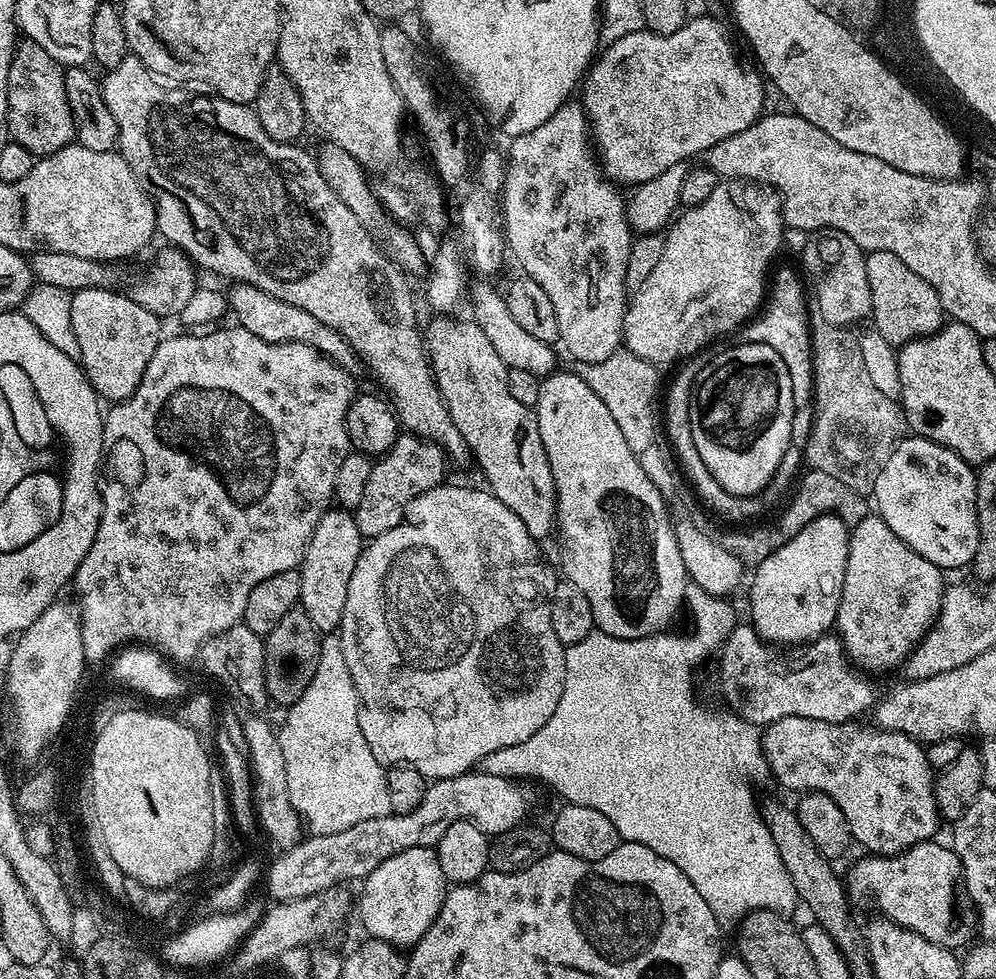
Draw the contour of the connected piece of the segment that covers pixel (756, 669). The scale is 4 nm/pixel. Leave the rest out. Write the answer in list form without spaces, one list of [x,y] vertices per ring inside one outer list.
[[[740,622],[733,628],[720,646],[720,692],[729,709],[735,715],[757,726],[773,724],[778,718],[818,718],[826,722],[842,724],[853,718],[860,718],[864,711],[877,703],[876,688],[863,671],[857,670],[852,661],[844,654],[839,636],[825,634],[813,640],[811,644],[781,650],[756,633],[751,623]]]

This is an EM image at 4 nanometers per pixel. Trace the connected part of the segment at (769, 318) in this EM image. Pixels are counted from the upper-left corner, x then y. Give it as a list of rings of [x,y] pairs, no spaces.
[[[784,268],[777,276],[775,273],[771,277],[770,291],[767,293],[766,303],[763,305],[762,311],[751,322],[743,325],[743,343],[771,346],[774,350],[778,350],[778,358],[812,354],[812,333],[810,319],[808,320],[810,300],[806,295],[805,281],[802,279],[801,273],[797,272],[792,268]]]

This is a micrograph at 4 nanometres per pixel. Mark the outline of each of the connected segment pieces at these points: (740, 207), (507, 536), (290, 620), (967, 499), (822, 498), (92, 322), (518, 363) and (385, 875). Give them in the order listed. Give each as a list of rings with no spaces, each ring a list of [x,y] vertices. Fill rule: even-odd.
[[[725,179],[717,183],[714,194],[710,194],[706,202],[702,202],[697,208],[681,211],[667,229],[664,236],[666,250],[662,250],[658,267],[650,273],[646,282],[642,282],[627,305],[623,347],[638,354],[638,358],[663,366],[672,364],[683,356],[694,355],[715,336],[720,336],[731,328],[739,329],[761,307],[765,299],[766,281],[770,276],[768,267],[771,266],[776,251],[781,251],[785,231],[780,197],[773,189],[743,180]]]
[[[450,482],[443,483],[436,488],[431,488],[422,494],[418,494],[418,498],[414,498],[414,502],[410,502],[410,506],[406,506],[402,523],[394,526],[394,530],[386,530],[386,534],[378,534],[371,537],[361,548],[360,561],[358,566],[354,566],[354,574],[350,578],[350,590],[346,590],[346,610],[342,614],[342,622],[338,629],[340,645],[342,646],[342,658],[346,658],[346,666],[350,668],[350,678],[354,678],[354,686],[360,699],[360,725],[362,726],[362,734],[366,734],[366,742],[370,746],[370,754],[374,754],[374,758],[378,758],[380,764],[385,766],[405,764],[414,770],[418,770],[418,774],[422,774],[432,780],[441,780],[447,776],[457,776],[463,772],[471,772],[479,765],[480,760],[486,754],[494,754],[494,750],[502,750],[511,744],[526,742],[526,738],[530,734],[534,734],[534,730],[540,728],[544,724],[544,720],[550,718],[550,714],[558,707],[560,685],[562,683],[562,645],[558,642],[558,634],[552,632],[552,623],[550,622],[551,590],[554,586],[554,580],[544,576],[544,556],[542,553],[536,552],[536,548],[538,548],[537,540],[528,535],[526,526],[522,526],[518,514],[506,510],[506,506],[502,506],[502,502],[498,502],[496,496],[484,490],[479,492],[476,488],[453,488],[450,484]]]
[[[299,606],[286,610],[285,616],[278,621],[278,626],[270,630],[264,642],[264,677],[268,699],[274,705],[290,706],[306,694],[306,686],[310,686],[310,678],[314,678],[314,670],[318,670],[320,657],[320,641],[322,634],[310,622],[306,610]]]
[[[909,435],[886,458],[870,496],[886,526],[926,562],[934,562],[942,570],[971,565],[974,550],[978,550],[976,473],[957,452],[922,436]]]
[[[808,470],[799,477],[790,499],[783,505],[782,511],[779,513],[780,521],[776,524],[777,529],[740,526],[732,530],[736,532],[719,533],[718,539],[720,544],[726,550],[730,550],[730,554],[737,556],[745,566],[755,566],[761,564],[782,541],[790,539],[798,530],[802,530],[810,522],[814,522],[814,518],[829,514],[837,516],[843,524],[849,526],[862,522],[862,518],[866,518],[870,514],[869,497],[865,493],[850,490],[850,486],[838,482],[838,478],[834,478],[831,474]]]
[[[83,288],[72,293],[70,302],[70,322],[74,322],[74,334],[78,334],[78,363],[92,383],[92,389],[104,402],[128,400],[130,394],[138,390],[138,382],[142,382],[142,374],[146,374],[146,366],[150,366],[150,358],[154,358],[154,350],[162,339],[161,317],[134,302],[131,295],[122,293],[110,288]]]
[[[476,278],[480,280],[471,281],[470,296],[472,292],[472,313],[471,319],[486,334],[486,339],[493,344],[494,354],[502,358],[502,362],[508,369],[527,370],[529,374],[538,377],[545,377],[550,372],[557,371],[556,348],[546,342],[538,342],[538,338],[533,338],[523,326],[518,326],[514,322],[514,314],[510,314],[510,306],[506,306],[504,296],[496,293],[496,288],[491,284],[491,279]]]
[[[435,847],[402,850],[394,858],[386,858],[378,870],[374,870],[362,881],[360,896],[358,892],[358,912],[360,920],[369,937],[382,942],[390,942],[401,950],[411,949],[430,930],[438,910],[450,887],[448,879],[442,874]]]

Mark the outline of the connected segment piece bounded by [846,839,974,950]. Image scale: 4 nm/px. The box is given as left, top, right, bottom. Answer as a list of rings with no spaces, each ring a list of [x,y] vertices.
[[[935,839],[923,840],[897,856],[865,855],[865,860],[858,861],[846,875],[847,893],[857,905],[873,900],[883,919],[892,920],[914,934],[922,934],[922,938],[938,946],[956,950],[959,944],[967,945],[973,939],[974,928],[969,923],[952,929],[956,886],[958,890],[962,880],[960,860],[947,843],[936,843]]]

